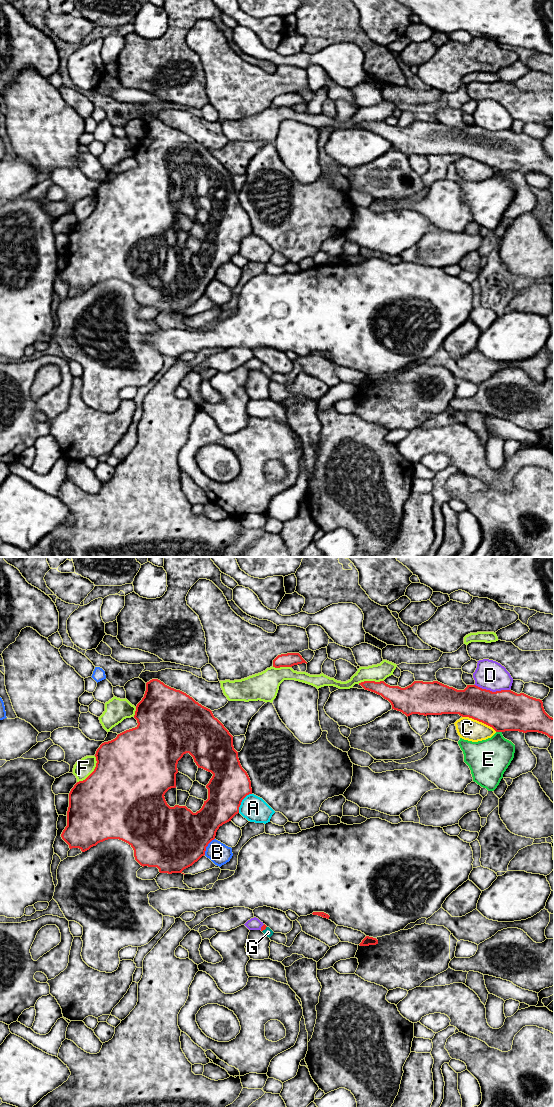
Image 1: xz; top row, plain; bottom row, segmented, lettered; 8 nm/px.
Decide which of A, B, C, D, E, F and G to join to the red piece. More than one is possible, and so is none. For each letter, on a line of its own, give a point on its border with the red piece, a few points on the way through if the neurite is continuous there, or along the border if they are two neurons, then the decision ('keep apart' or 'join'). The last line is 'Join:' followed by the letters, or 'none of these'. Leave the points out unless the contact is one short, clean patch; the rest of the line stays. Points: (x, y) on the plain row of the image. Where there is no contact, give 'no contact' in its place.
A: xz (241, 241) | keep apart
B: xz (207, 285) | keep apart
C: xz (479, 161) | keep apart
D: xz (491, 131) | keep apart
E: xz (499, 171) | keep apart
F: xz (93, 211) | keep apart
G: xz (264, 369) | across xz (264, 366), (264, 369), (268, 372) | join
Join: G

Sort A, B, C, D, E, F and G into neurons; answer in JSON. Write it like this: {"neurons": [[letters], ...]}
{"neurons": [["A"], ["B"], ["C"], ["D"], ["E"], ["F"], ["G"]]}

